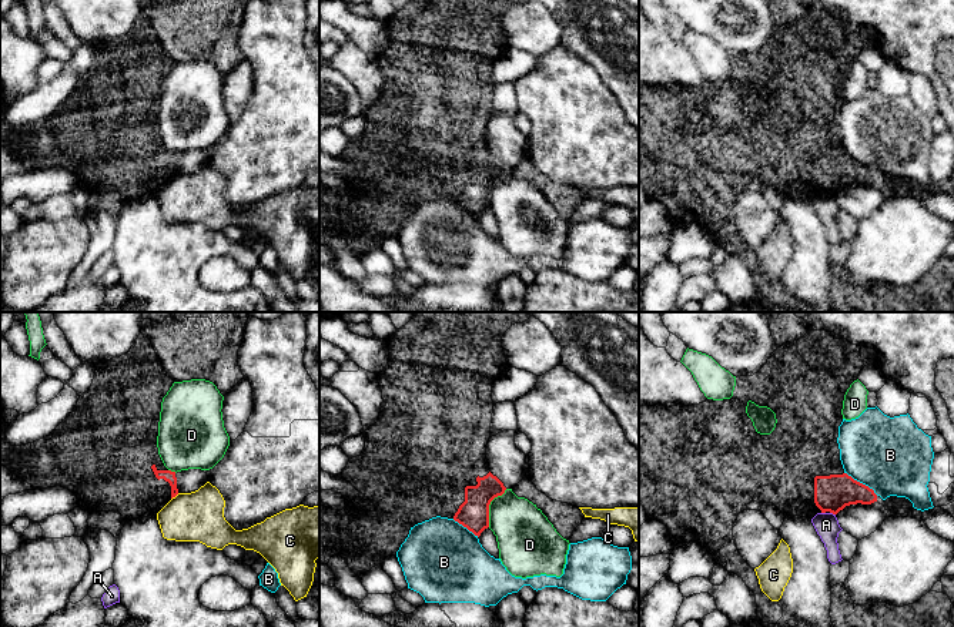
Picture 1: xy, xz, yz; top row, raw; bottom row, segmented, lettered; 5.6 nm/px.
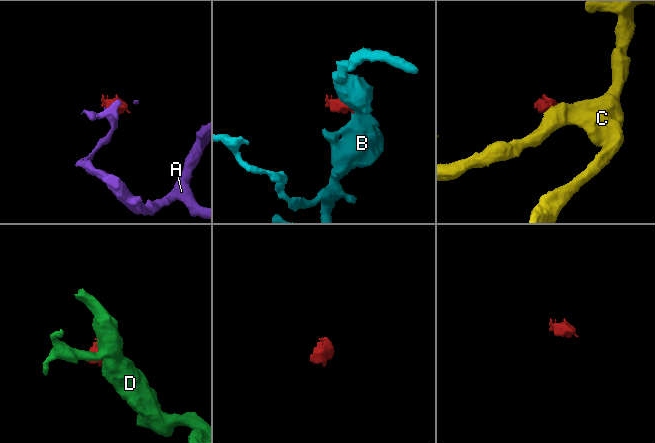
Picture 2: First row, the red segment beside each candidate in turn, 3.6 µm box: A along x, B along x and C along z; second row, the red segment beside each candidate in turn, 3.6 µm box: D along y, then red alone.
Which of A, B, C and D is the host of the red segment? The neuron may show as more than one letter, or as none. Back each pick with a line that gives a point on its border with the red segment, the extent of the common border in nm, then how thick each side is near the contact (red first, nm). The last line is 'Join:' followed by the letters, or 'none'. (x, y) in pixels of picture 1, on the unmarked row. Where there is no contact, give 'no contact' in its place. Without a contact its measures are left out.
Join: none

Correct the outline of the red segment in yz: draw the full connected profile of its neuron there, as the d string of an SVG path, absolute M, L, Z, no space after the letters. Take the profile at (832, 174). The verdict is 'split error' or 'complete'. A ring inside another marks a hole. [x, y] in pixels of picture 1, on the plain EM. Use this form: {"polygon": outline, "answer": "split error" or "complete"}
{"polygon": "M807 11L803 19L777 28L753 57L737 57L730 80L709 80L692 87L639 88L639 184L649 200L667 208L675 227L694 222L704 228L717 245L742 258L756 276L757 302L776 305L783 298L783 289L761 272L754 249L743 241L736 228L733 205L750 182L773 184L784 197L807 200L813 200L817 194L837 195L850 185L877 182L873 170L844 152L837 124L844 76L857 61L860 51L873 44L877 44L874 30L853 26L834 13ZM749 81L767 87L776 94L777 104L770 115L756 113L746 94Z", "answer": "split error"}

